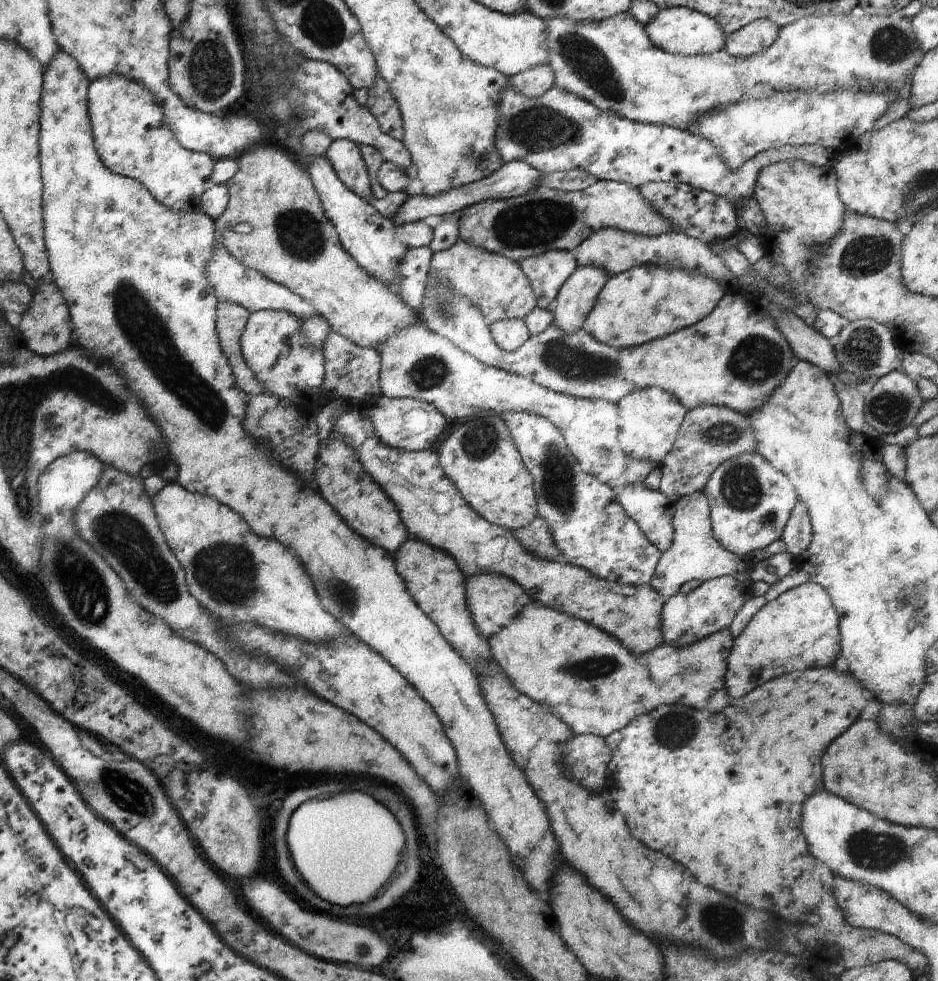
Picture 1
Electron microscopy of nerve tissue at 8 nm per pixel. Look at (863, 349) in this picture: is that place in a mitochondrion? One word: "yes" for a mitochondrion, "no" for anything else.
yes

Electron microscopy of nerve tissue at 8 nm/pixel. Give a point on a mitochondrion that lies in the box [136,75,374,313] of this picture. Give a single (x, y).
(302, 235)

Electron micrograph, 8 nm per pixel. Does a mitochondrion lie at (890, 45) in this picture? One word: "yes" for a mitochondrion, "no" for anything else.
yes

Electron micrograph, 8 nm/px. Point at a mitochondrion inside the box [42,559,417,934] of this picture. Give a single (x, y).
(122, 789)

